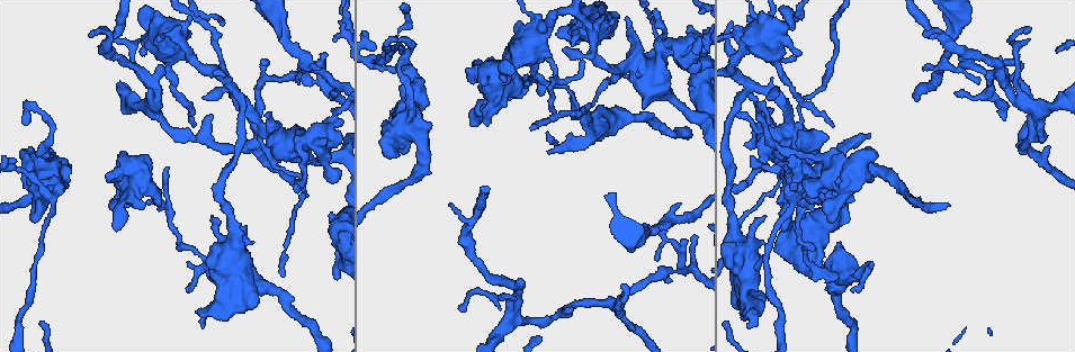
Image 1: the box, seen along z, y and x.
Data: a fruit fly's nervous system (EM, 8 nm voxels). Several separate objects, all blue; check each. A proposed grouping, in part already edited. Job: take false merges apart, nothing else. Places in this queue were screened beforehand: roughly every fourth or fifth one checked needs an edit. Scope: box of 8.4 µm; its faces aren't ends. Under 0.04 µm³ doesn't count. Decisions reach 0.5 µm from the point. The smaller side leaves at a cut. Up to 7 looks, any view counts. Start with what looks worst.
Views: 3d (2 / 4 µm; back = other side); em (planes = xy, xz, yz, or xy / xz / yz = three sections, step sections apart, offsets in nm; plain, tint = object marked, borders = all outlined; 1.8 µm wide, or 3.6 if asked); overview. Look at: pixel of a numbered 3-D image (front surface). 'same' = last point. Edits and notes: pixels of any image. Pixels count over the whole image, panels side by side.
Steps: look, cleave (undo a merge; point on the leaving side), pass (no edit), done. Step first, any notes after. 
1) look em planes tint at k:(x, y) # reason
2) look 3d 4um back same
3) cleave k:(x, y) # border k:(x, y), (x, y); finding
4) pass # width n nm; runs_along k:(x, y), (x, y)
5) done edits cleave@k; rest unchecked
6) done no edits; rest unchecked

look em xz step 16 tint at 1:(942, 60) # two arms in line, one across

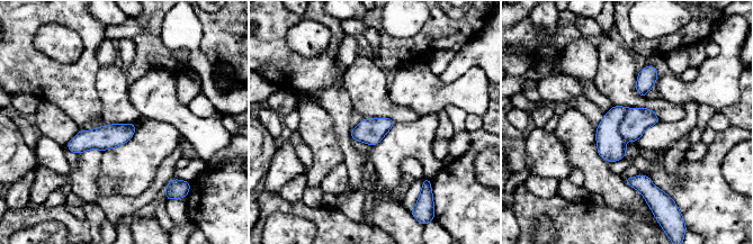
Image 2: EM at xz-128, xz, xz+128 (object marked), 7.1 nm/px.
cleave 2:(611, 146) # border 2:(628, 108), (619, 126), (625, 139); a second cell is stuck on

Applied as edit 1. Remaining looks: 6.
look 3d 2um at 1:(337, 114) # sudden change in width

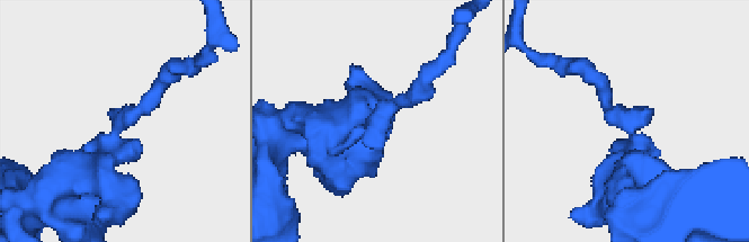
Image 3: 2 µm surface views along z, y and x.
look em xz step 4 tint at 3:(372, 123) # need the tissue

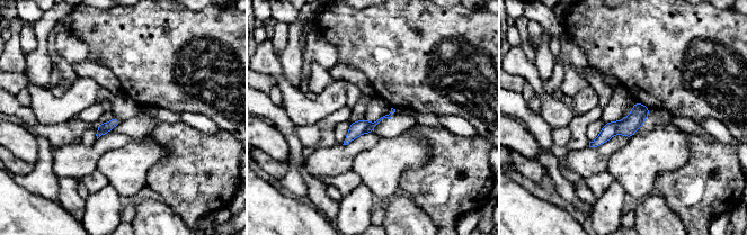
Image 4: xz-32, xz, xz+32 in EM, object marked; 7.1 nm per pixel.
look em planes tint same

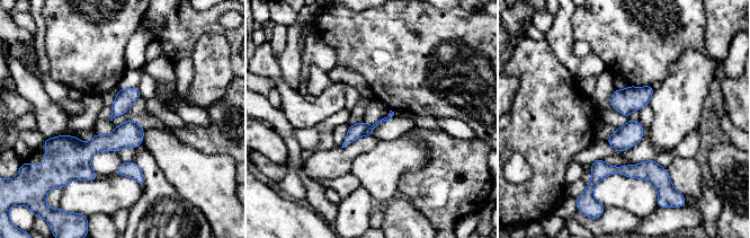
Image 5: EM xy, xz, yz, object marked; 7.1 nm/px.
cleave 5:(356, 131) # border 5:(369, 125), (364, 134); a second cell is stuck on

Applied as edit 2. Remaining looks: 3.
look overview # see it whole again

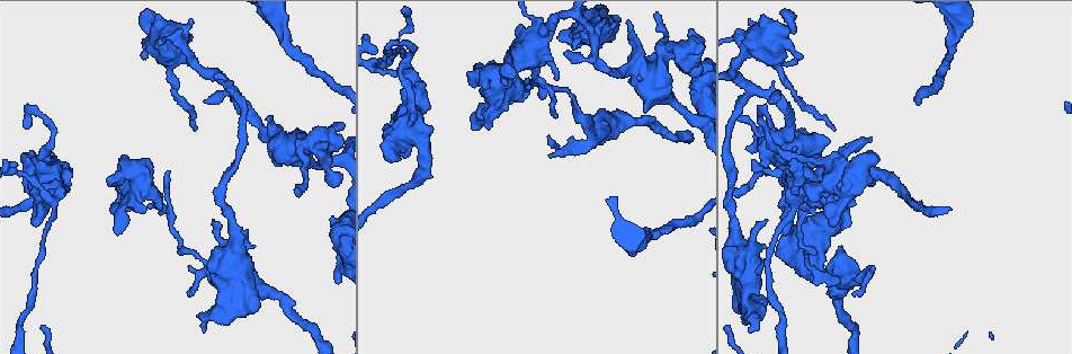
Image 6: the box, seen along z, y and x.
look em 3.6um xz step 4 tint at 6:(236, 279) # sharp bend

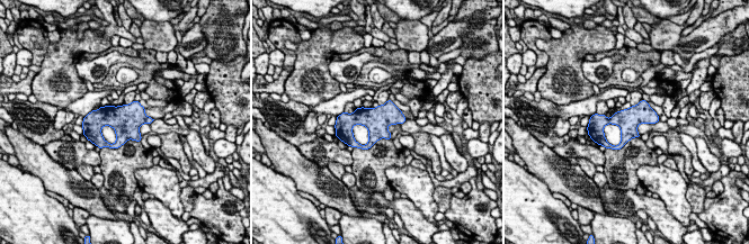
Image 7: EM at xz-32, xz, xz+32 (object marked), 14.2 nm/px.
pass # runs_along 7:(656, 118), (597, 122); one cell here

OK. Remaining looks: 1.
done edits cleave@2, cleave@5; rest unchecked

